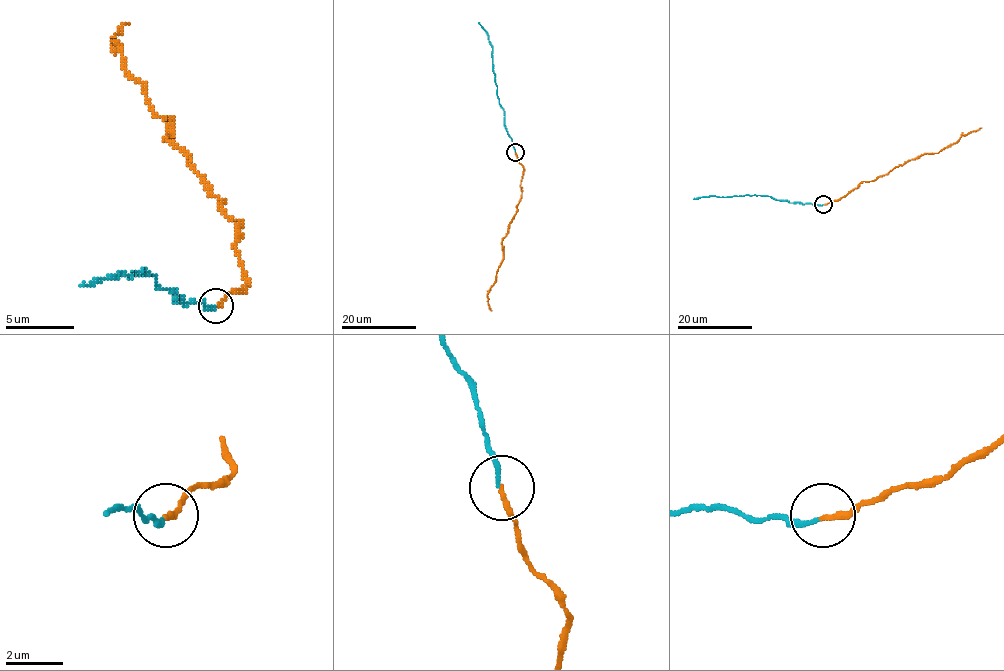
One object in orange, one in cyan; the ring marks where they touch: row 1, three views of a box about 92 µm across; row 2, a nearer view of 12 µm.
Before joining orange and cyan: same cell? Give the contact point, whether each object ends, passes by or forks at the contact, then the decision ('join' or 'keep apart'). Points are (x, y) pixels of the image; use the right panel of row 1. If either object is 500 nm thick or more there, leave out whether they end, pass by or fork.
place (823, 204); orange ends; cyan ends; keep apart

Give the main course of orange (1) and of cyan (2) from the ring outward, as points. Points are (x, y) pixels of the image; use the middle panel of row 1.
1: (515, 152), (523, 169), (520, 185), (521, 198), (502, 241), (503, 261), (496, 281), (487, 295), (491, 310)
2: (515, 152), (497, 95), (492, 46), (488, 33), (478, 22)

